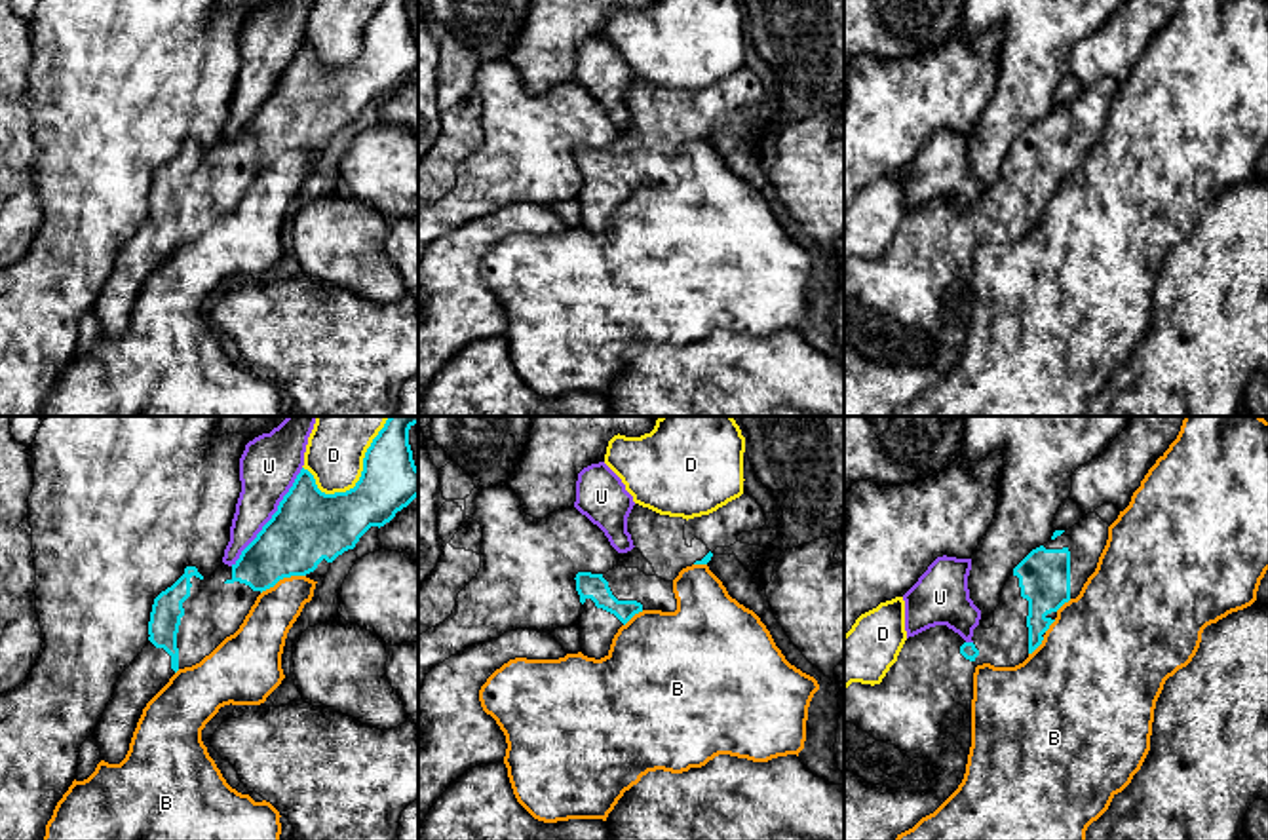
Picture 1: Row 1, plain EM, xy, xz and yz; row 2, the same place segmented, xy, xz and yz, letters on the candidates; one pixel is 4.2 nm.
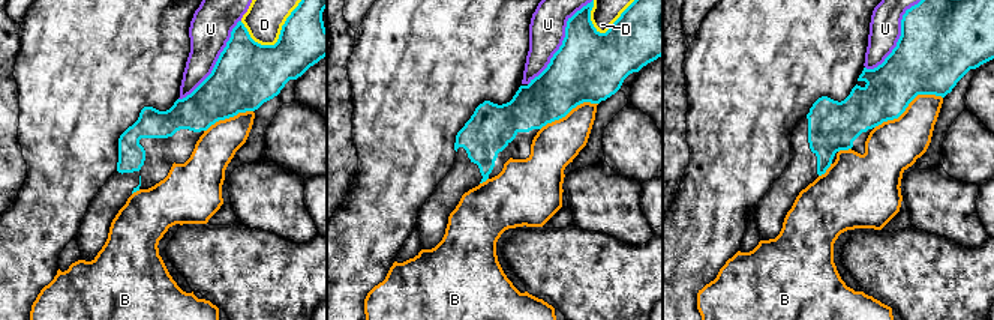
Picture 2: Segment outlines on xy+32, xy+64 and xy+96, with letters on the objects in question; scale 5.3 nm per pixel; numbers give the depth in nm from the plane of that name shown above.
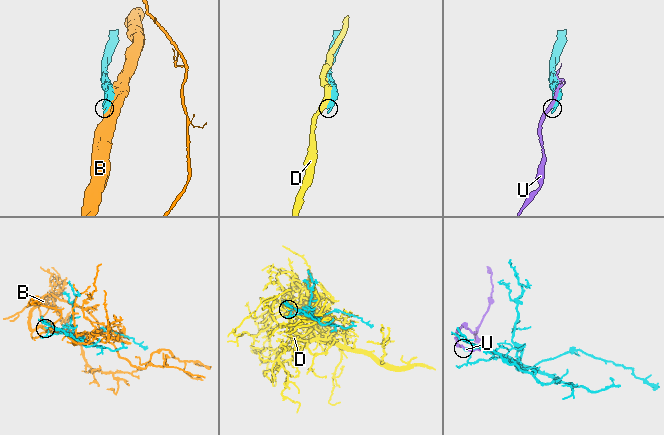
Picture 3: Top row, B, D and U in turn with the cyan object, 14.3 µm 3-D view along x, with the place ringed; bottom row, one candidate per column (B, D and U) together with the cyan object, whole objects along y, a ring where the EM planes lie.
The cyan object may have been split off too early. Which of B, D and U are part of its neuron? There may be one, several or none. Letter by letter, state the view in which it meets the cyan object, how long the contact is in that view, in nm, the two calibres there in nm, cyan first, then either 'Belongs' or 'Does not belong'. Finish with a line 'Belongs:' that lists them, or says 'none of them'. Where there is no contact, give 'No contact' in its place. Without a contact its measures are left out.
B: Touches cyan in xy. Shared border 200 nm. Thickness 300 nm (cyan) against 200 nm. Does not belong
D: Touches cyan in xy. Shared border 440 nm. Thickness 240 nm (cyan) against 280 nm. Does not belong
U: Touches cyan in xy. Shared border 500 nm. Thickness 300 nm (cyan) against 260 nm. Does not belong
Belongs: none of them

